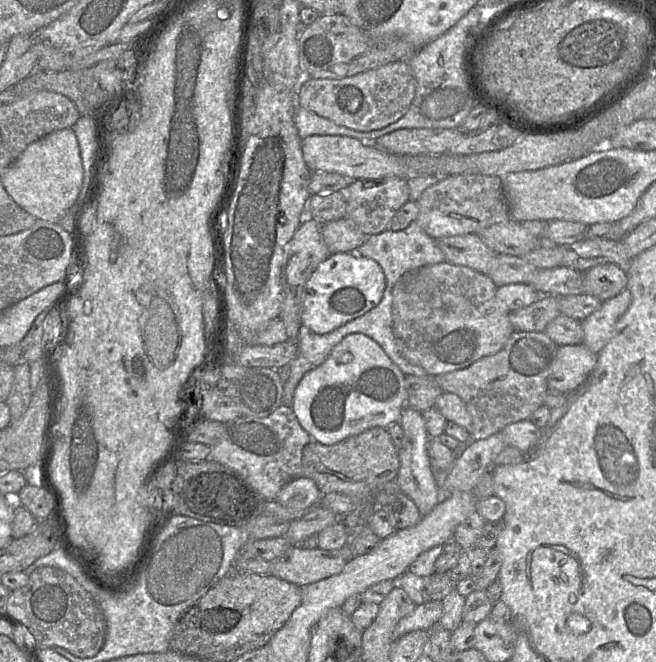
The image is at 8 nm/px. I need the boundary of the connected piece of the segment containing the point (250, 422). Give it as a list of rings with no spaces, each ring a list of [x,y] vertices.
[[[281,405],[272,414],[267,417],[259,418],[253,416],[241,416],[234,421],[225,423],[227,425],[227,430],[225,436],[214,446],[209,446],[211,448],[209,458],[238,472],[246,482],[251,485],[266,501],[275,500],[281,491],[281,489],[287,485],[292,480],[303,476],[303,466],[302,466],[302,454],[304,447],[312,441],[310,434],[301,426],[294,411],[290,406]]]

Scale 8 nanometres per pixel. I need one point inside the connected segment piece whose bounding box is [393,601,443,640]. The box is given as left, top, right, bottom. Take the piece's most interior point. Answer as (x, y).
(428, 614)

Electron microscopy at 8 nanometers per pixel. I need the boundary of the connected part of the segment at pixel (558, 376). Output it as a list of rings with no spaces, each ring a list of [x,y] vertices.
[[[582,343],[559,346],[548,377],[548,389],[564,394],[578,389],[594,370],[598,355]]]

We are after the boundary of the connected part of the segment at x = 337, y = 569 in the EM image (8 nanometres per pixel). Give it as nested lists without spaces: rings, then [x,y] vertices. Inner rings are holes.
[[[349,544],[338,550],[304,549],[294,546],[284,556],[272,561],[271,575],[303,587],[340,574],[354,557]]]

